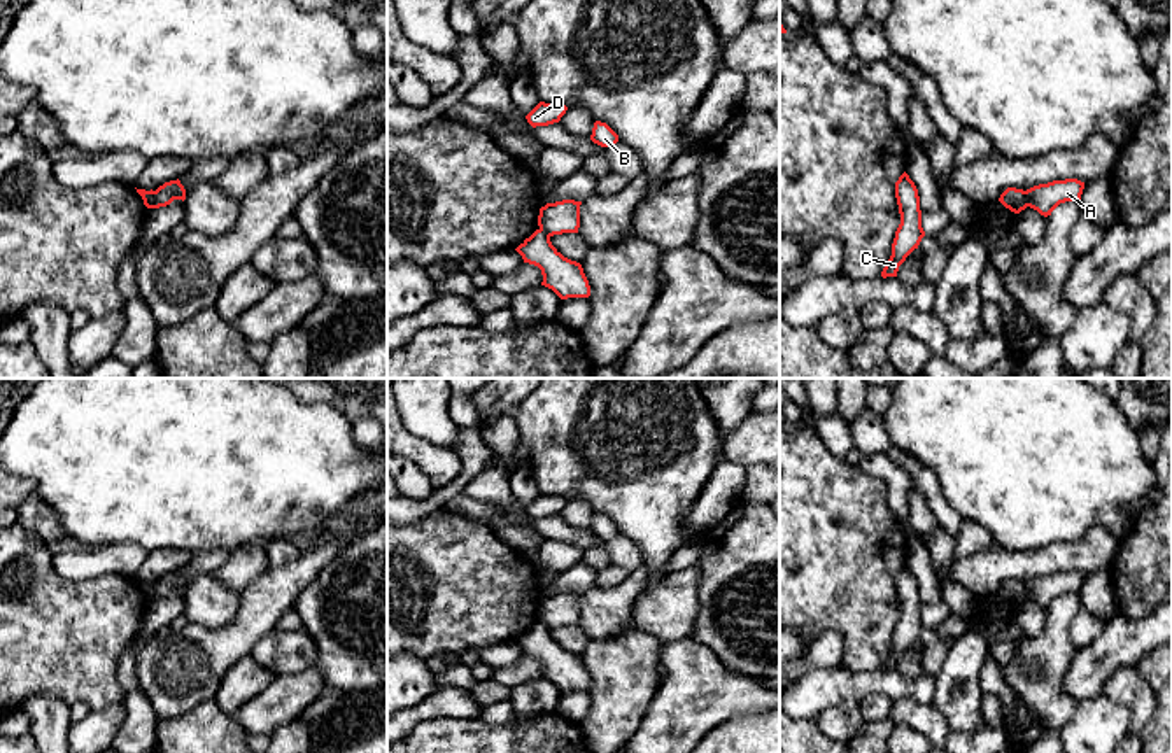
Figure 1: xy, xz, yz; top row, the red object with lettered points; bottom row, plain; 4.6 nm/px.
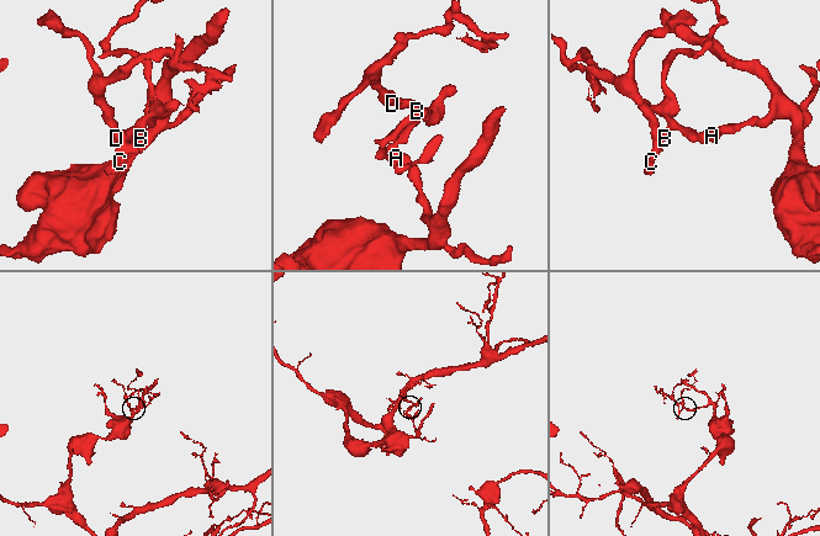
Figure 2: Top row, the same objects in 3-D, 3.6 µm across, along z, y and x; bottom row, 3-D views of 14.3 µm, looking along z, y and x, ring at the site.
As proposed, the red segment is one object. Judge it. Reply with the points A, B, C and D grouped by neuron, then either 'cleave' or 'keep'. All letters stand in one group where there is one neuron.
A / B C D; cleave

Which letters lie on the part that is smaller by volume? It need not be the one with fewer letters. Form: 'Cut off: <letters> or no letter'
Cut off: B, C, D

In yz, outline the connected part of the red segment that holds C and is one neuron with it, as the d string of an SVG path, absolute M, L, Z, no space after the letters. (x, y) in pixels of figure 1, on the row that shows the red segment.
M904 172L895 182L895 198L900 214L900 224L892 243L892 256L885 264L881 277L897 277L899 266L918 249L925 231L921 228L920 196L914 182Z

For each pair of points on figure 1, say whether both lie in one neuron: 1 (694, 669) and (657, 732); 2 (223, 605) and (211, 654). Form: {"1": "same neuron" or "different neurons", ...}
{"1": "same neuron", "2": "different neurons"}

